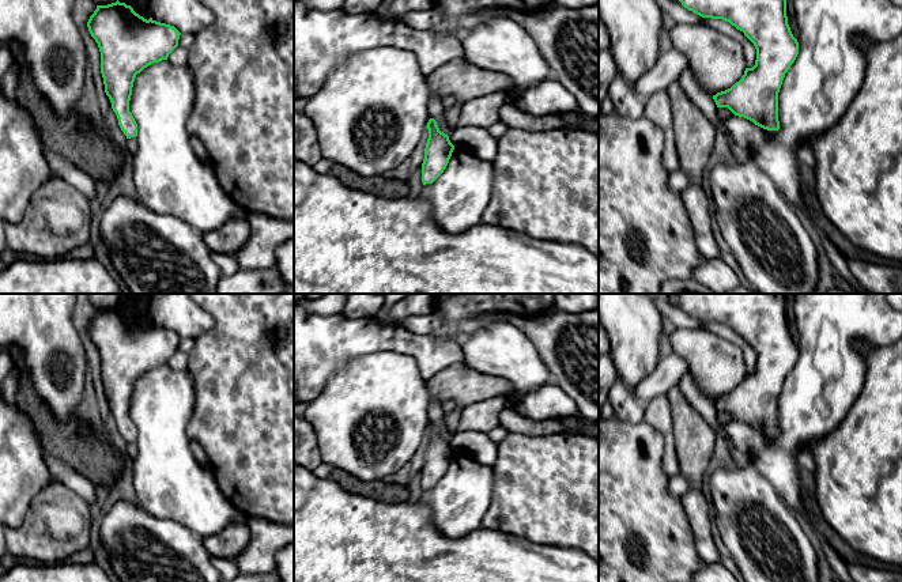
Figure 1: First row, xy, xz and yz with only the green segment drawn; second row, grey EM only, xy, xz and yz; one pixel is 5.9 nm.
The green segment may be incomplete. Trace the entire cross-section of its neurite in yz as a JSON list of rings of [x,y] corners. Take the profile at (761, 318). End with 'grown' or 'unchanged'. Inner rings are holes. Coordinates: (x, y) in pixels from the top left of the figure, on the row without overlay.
[[[679,294],[679,306],[702,322],[729,326],[756,354],[755,370],[746,373],[741,383],[731,393],[713,400],[717,412],[728,412],[735,420],[763,434],[778,435],[778,397],[785,378],[799,359],[799,347],[788,329],[785,294]]]; unchanged

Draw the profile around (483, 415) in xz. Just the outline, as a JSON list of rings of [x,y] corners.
[[[502,396],[486,398],[461,407],[461,416],[457,431],[488,432],[499,426],[499,413],[507,407]]]

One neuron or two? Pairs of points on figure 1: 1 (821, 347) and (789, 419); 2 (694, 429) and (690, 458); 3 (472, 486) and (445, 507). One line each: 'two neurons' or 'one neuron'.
1: one neuron
2: one neuron
3: one neuron

